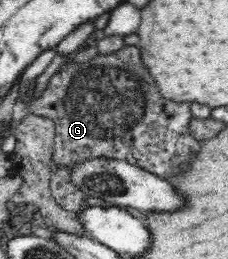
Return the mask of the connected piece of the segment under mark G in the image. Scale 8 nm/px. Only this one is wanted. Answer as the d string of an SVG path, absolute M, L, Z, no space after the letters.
M124 45L110 54L97 54L84 63L74 63L63 67L49 79L47 88L39 99L30 103L30 113L50 118L55 124L52 171L49 175L51 194L62 208L77 214L86 208L86 193L69 183L70 171L82 161L93 158L127 160L127 162L149 170L162 178L173 175L181 165L185 165L191 153L199 149L200 143L190 134L189 120L192 118L189 102L173 102L163 96L153 77L141 61L139 49L133 45Z

